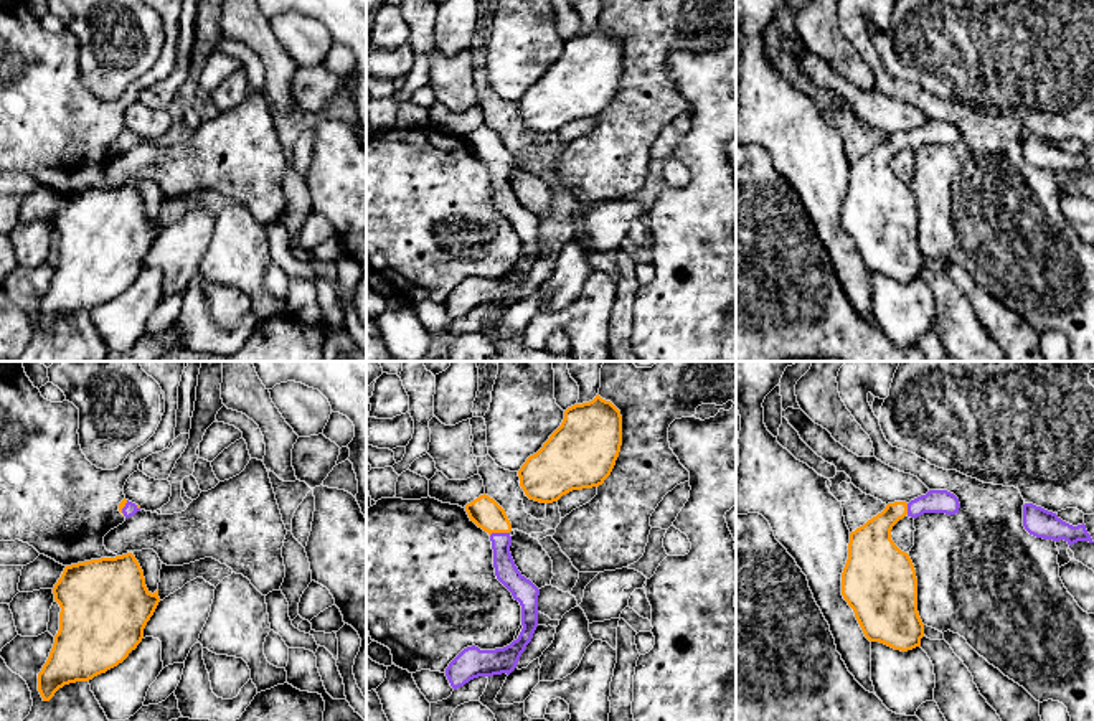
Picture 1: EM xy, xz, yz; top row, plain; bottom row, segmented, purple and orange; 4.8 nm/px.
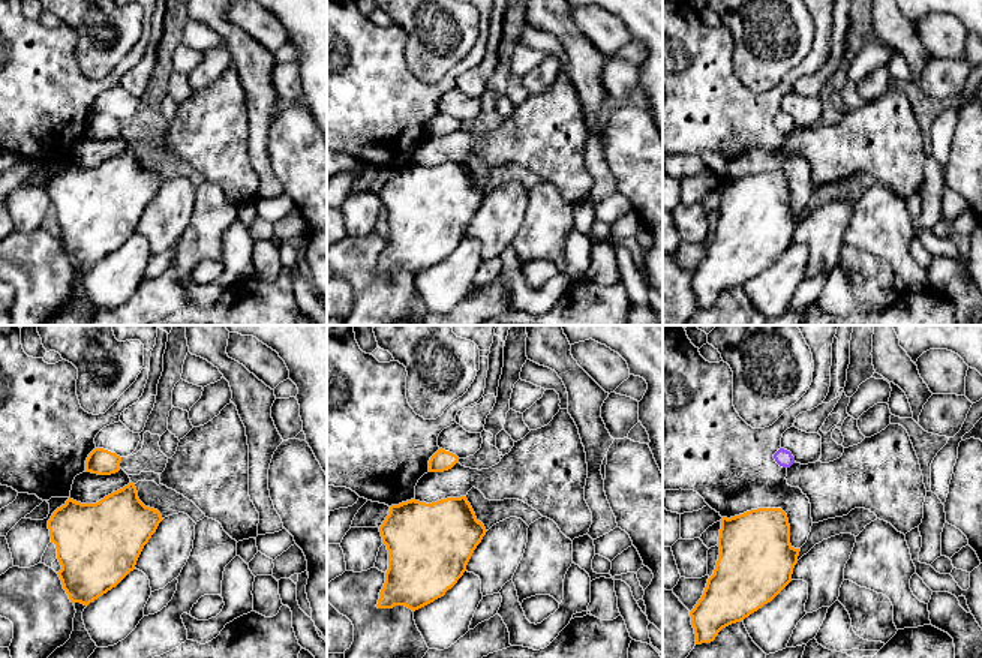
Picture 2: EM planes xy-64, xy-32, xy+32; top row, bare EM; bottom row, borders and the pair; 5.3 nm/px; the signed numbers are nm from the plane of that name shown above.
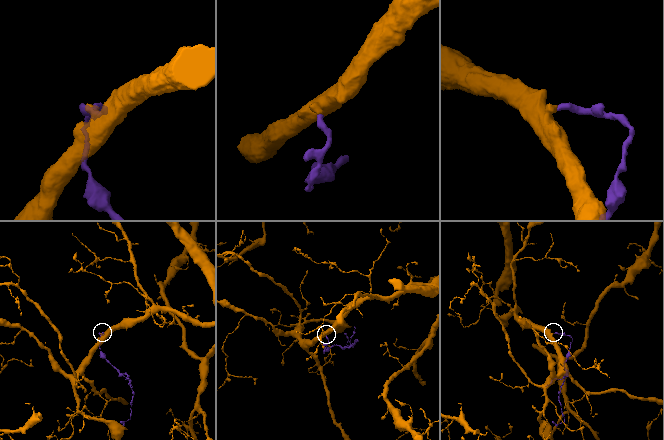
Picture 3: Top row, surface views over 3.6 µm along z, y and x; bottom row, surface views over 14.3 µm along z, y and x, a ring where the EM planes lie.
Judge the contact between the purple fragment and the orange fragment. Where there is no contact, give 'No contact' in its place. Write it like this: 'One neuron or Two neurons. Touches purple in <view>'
One neuron. Touches purple in xz

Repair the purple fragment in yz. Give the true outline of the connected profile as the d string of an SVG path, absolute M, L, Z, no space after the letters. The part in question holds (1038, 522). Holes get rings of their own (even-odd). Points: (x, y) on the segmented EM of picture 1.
M1033 503L1023 505L1023 526L1036 538L1053 541L1064 540L1069 546L1077 541L1094 543L1084 523L1073 526L1063 521L1056 513Z

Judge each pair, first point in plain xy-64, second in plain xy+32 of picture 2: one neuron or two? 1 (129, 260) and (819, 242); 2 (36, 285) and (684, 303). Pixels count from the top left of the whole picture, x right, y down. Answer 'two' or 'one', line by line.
1: two
2: two

